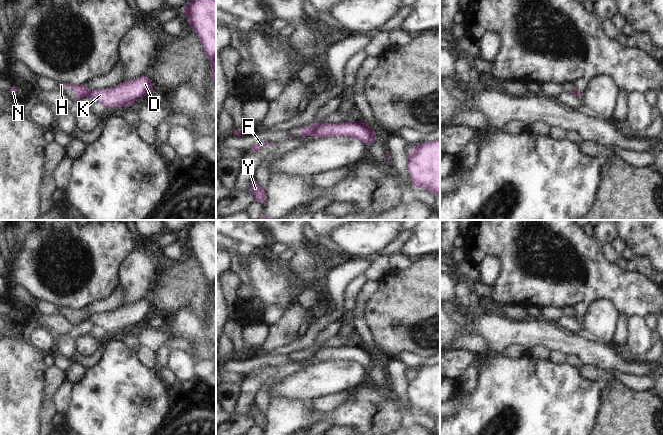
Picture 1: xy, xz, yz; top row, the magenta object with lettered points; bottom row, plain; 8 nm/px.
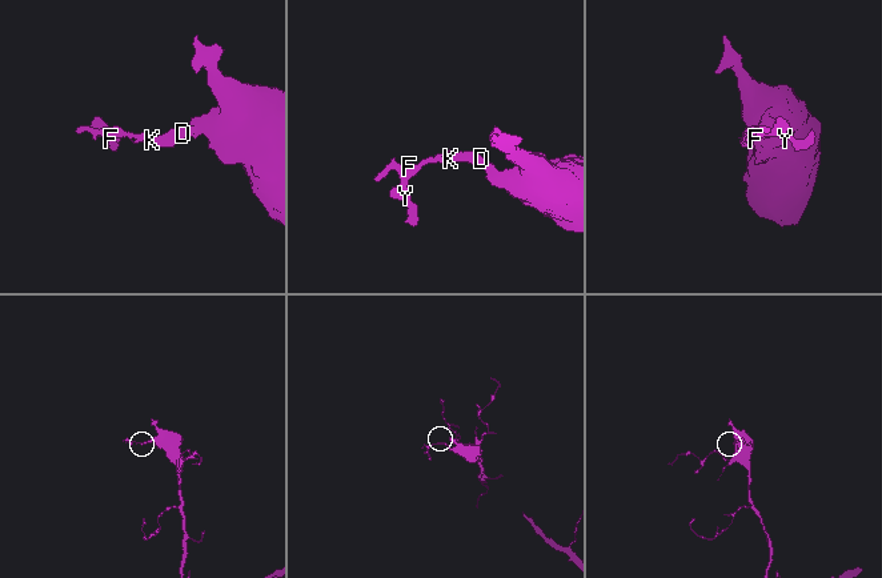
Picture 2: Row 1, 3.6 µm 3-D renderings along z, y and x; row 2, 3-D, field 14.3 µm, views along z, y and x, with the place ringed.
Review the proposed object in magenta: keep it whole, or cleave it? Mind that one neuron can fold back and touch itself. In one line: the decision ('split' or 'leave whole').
split

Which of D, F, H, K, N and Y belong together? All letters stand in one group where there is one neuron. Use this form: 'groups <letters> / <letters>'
groups D K / F H N Y

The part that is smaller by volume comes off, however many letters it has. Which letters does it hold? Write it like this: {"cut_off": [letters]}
{"cut_off": ["F", "H", "N", "Y"]}

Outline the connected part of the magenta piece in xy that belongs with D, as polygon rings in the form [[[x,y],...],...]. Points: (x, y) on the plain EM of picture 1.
[[[143,299],[134,304],[126,304],[110,313],[92,314],[88,317],[94,325],[108,331],[132,331],[134,326],[144,319],[154,315],[153,307],[148,300]]]

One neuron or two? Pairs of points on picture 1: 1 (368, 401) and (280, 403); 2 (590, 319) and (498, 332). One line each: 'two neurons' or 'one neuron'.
1: one neuron
2: two neurons

